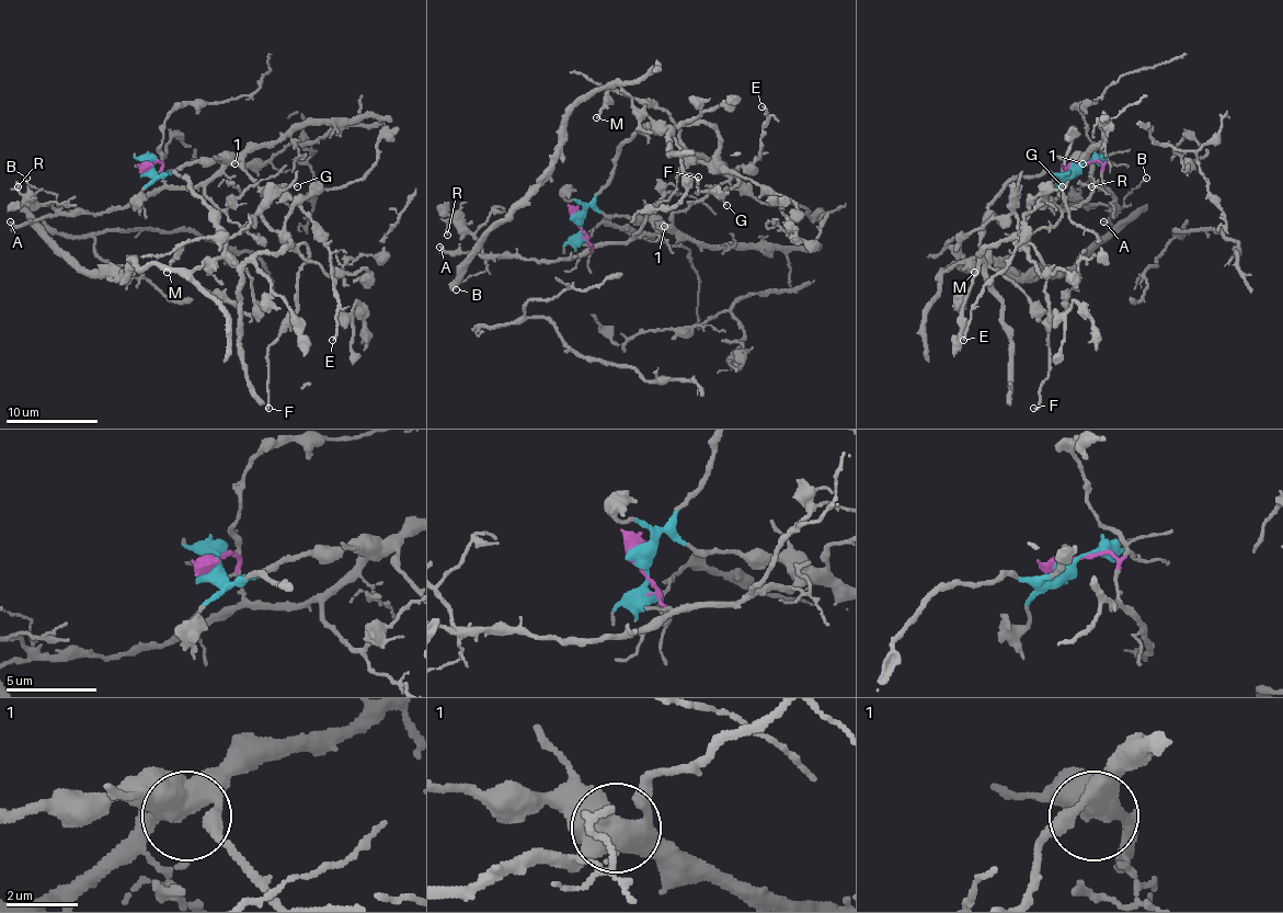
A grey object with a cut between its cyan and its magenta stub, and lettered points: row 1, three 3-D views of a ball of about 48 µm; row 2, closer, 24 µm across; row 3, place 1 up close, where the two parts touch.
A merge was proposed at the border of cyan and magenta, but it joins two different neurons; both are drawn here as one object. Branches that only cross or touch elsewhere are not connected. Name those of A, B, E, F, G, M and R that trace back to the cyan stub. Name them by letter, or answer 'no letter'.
F, M

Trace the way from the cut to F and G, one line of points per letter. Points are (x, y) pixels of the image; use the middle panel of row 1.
F: (579, 221), (614, 157), (655, 124), (706, 122), (718, 134), (718, 159), (739, 182), (697, 191), (699, 178)
G: (579, 221), (591, 244), (629, 242), (643, 235), (655, 235), (691, 203), (716, 193), (726, 205)

